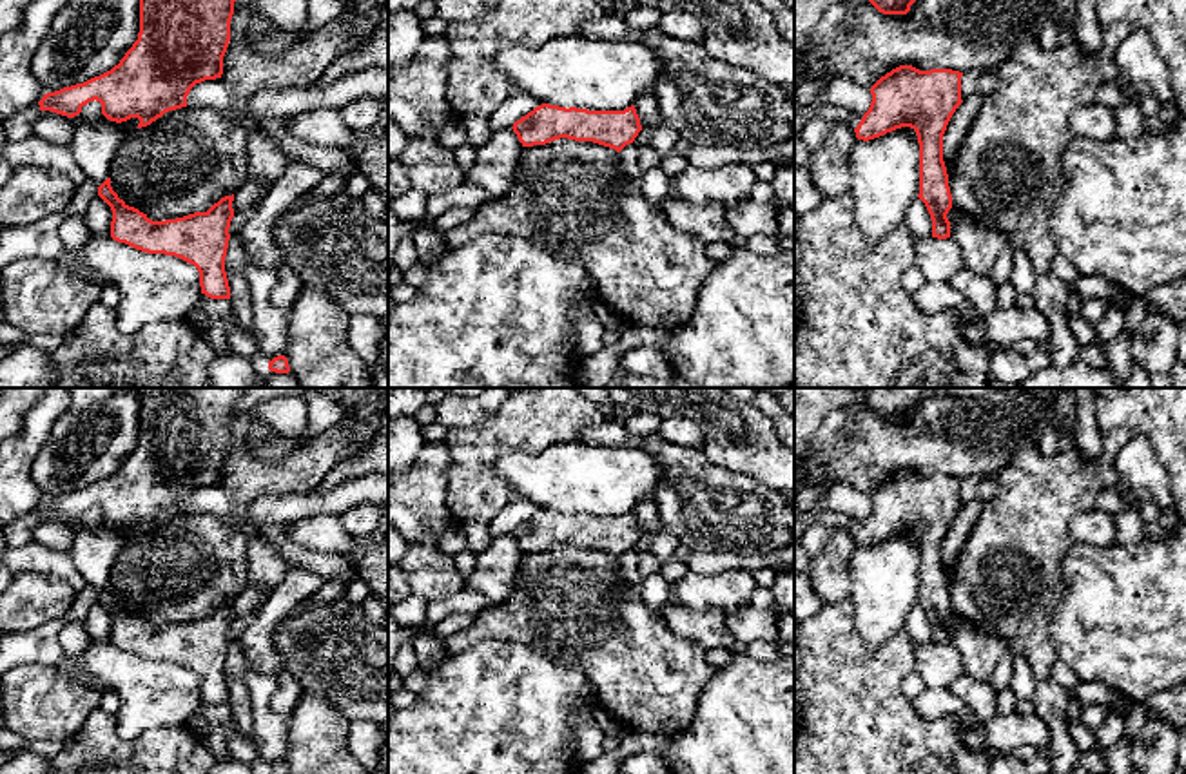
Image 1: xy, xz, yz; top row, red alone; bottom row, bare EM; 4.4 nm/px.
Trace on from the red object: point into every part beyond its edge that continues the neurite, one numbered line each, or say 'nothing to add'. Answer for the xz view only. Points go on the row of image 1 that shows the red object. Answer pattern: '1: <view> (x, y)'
nothing to add

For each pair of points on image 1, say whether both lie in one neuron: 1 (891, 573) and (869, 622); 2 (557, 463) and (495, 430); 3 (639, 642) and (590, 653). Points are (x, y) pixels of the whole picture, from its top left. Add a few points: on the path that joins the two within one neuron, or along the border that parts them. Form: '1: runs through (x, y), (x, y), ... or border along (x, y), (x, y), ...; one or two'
1: runs through (884, 586), (880, 609); one
2: border along (579, 439), (537, 452), (505, 452), (497, 461); two
3: runs through (626, 642), (602, 642); one

